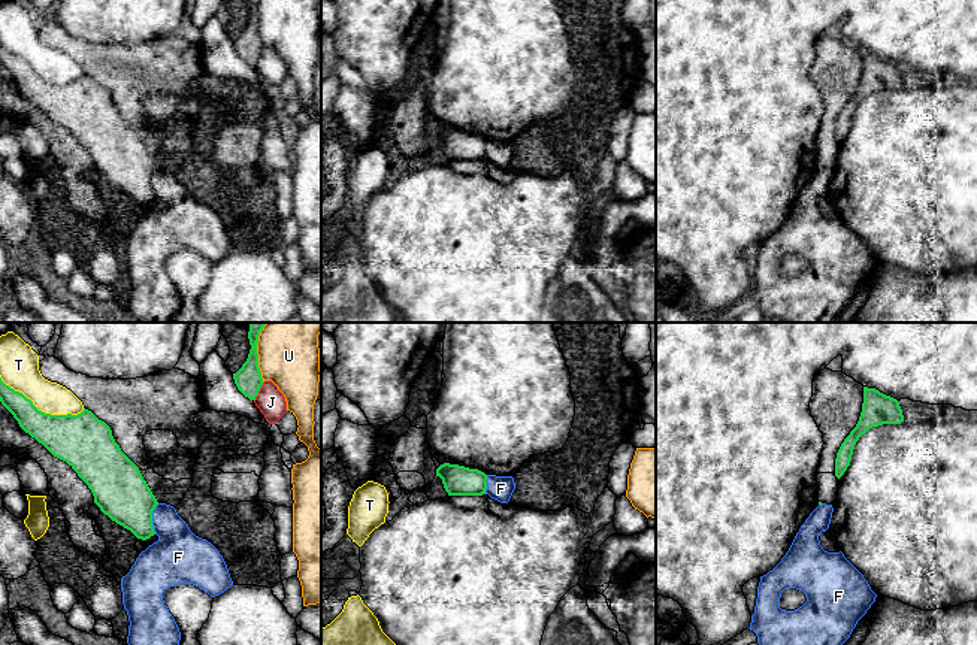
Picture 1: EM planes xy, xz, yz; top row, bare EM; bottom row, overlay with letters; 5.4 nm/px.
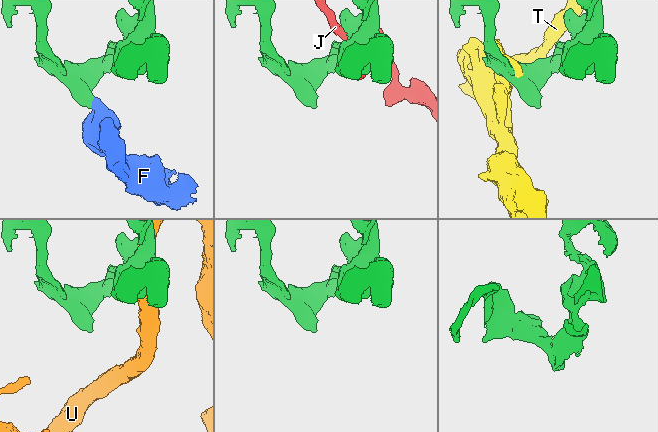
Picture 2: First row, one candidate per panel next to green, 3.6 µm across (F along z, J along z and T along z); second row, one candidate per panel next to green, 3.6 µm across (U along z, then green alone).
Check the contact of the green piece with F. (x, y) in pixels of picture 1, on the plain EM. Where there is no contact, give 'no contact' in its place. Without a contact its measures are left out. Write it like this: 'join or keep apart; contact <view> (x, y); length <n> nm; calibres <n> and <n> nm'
keep apart; contact xy (151, 184); length 170 nm; calibres 280 and 280 nm

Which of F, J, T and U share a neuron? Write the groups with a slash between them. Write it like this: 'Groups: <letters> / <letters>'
Groups: F / J / T / U

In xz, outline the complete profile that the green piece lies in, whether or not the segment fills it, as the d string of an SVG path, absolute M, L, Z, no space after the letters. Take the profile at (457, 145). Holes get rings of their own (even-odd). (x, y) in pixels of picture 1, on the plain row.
M444 128L436 134L448 161L483 161L487 155L487 140L478 134Z

